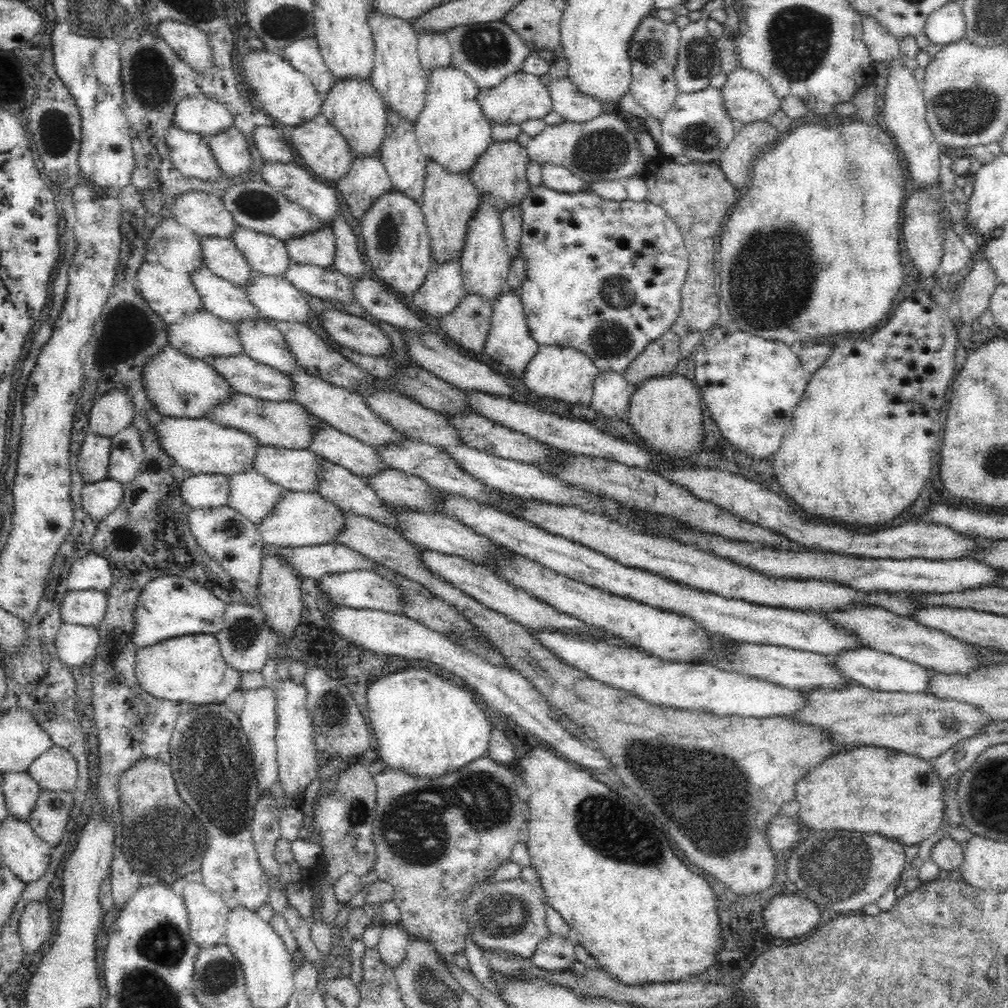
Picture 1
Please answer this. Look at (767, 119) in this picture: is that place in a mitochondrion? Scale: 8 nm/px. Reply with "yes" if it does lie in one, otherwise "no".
no

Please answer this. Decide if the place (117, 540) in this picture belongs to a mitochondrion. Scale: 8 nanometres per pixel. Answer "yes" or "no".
yes

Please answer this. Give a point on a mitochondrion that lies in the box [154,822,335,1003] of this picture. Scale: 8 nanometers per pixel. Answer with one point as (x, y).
(220, 975)

